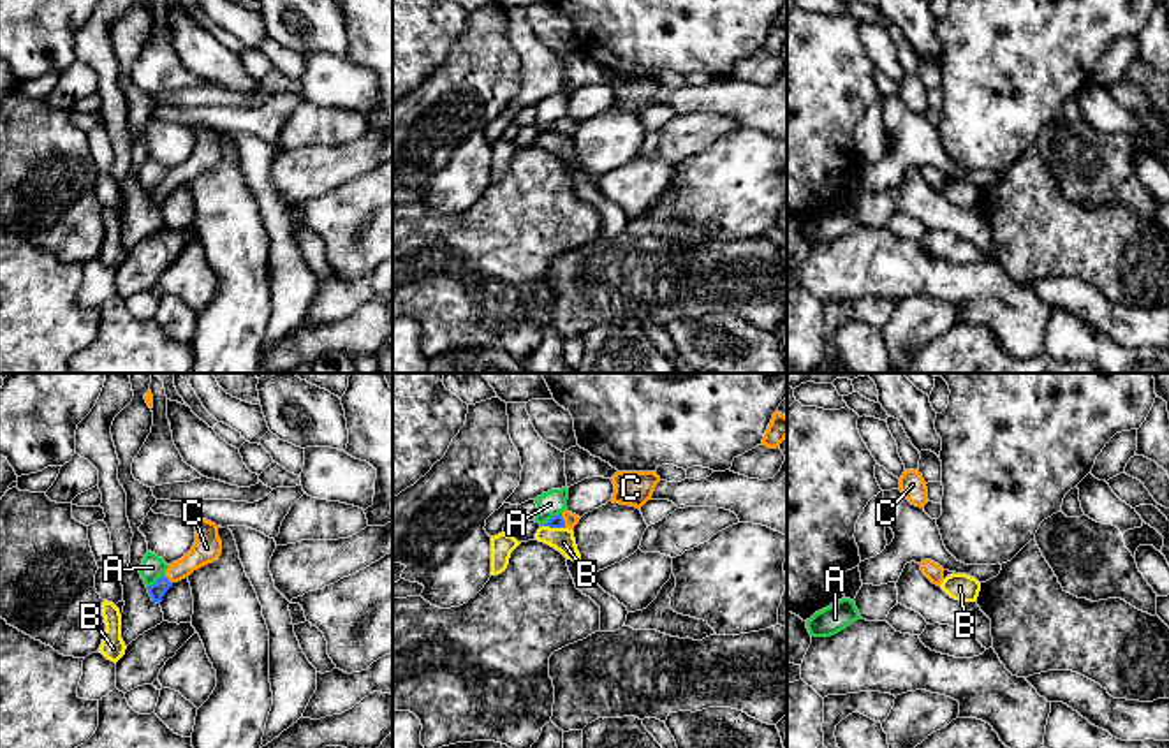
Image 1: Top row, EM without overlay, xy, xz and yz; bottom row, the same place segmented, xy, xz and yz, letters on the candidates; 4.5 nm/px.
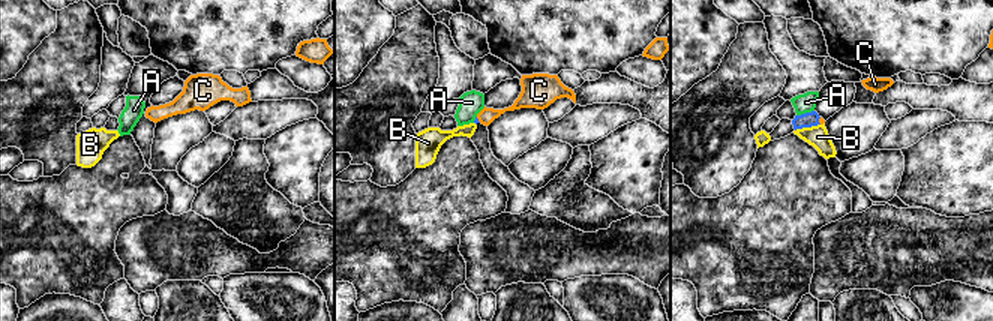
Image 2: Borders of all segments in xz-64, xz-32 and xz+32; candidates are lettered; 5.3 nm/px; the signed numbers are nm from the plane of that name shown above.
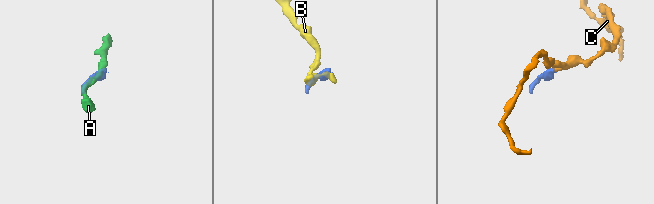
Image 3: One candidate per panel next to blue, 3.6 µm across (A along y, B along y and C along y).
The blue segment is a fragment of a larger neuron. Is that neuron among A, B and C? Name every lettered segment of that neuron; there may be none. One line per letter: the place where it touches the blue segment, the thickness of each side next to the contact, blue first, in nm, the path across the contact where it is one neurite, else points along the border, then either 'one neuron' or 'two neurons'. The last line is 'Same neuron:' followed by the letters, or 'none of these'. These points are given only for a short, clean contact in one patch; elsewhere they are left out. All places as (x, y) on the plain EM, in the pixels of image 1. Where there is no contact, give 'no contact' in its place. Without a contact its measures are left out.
A: meets blue in xz at (551, 124); 60 nm thick on the blue side, 120 nm on the other; border along xz (560, 118), (541, 131); two neurons
B: meets blue in xz at (553, 132); 60 nm thick on the blue side, 110 nm on the other; border along xz (541, 131), (564, 134); two neurons
C: meets blue in xz at (564, 127); 60 nm thick on the blue side, 70 nm on the other; runs through xz (557, 127), (564, 127), (571, 125); one neuron
Same neuron: C

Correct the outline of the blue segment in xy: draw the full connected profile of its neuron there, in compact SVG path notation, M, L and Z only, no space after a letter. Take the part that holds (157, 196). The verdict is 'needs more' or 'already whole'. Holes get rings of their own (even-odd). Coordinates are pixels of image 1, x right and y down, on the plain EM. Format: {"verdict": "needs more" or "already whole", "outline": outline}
{"verdict": "needs more", "outline": "M199 125L192 155L178 167L171 169L155 190L146 192L153 208L160 209L165 197L178 187L188 183L194 176L213 169L222 160L222 146L215 128Z"}

